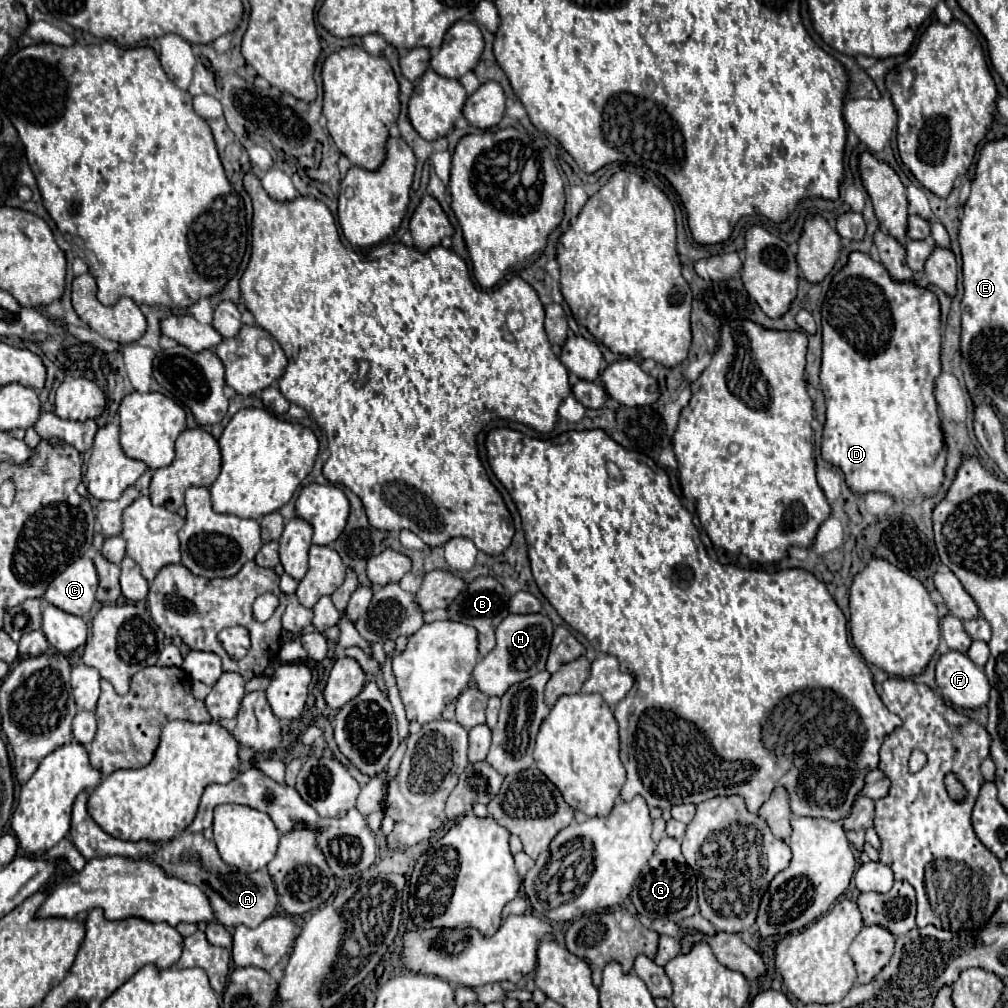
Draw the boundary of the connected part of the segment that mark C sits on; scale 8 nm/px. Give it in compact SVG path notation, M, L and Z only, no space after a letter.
M79 558L67 566L47 588L45 602L73 616L87 616L97 590L97 572L89 558Z

